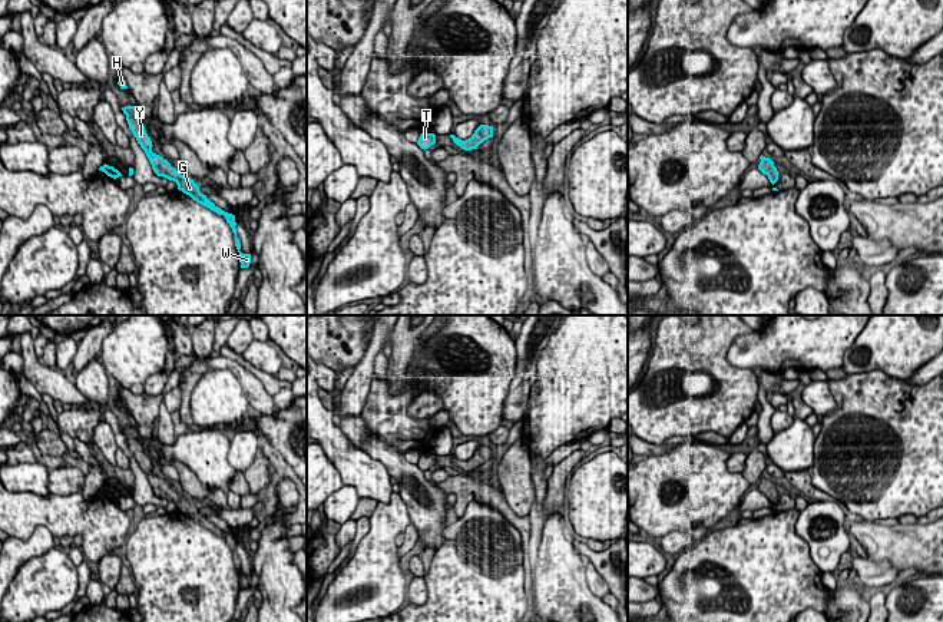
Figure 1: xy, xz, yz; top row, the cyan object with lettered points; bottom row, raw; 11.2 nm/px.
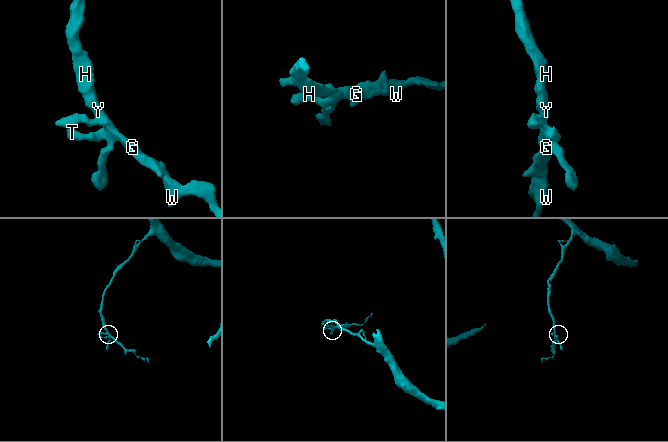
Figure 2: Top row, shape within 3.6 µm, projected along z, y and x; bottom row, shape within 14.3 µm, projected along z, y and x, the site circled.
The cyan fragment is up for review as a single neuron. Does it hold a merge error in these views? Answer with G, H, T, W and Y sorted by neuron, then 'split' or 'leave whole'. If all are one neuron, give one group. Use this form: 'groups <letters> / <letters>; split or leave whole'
groups G H T W Y; leave whole

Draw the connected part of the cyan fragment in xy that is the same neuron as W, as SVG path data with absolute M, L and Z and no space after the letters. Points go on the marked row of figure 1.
M125 106L122 107L123 113L126 115L126 120L129 125L129 129L132 130L133 136L136 138L138 143L140 148L145 150L153 172L158 176L163 176L169 181L173 181L178 185L178 189L182 191L183 193L189 195L193 201L198 204L209 208L211 211L216 212L218 215L224 215L229 226L232 228L232 232L235 234L235 247L239 252L239 262L241 268L248 268L251 264L251 254L242 254L241 249L241 242L236 238L236 222L235 222L235 215L228 214L218 208L214 202L211 202L206 195L204 195L199 191L199 186L193 182L193 179L186 178L181 175L175 168L171 166L171 163L163 159L162 156L156 155L152 152L152 140L148 136L143 123L139 120L139 113L135 106Z

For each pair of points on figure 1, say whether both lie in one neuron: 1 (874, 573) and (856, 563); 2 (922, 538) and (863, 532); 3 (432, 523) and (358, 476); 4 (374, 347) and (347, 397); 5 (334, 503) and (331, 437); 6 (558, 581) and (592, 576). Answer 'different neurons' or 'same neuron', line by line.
1: same neuron
2: same neuron
3: different neurons
4: same neuron
5: different neurons
6: different neurons

